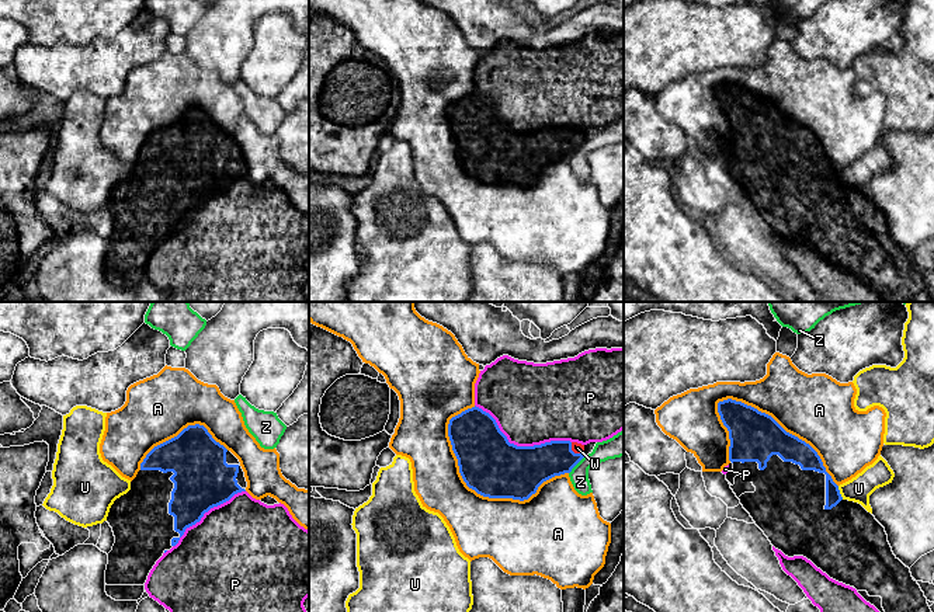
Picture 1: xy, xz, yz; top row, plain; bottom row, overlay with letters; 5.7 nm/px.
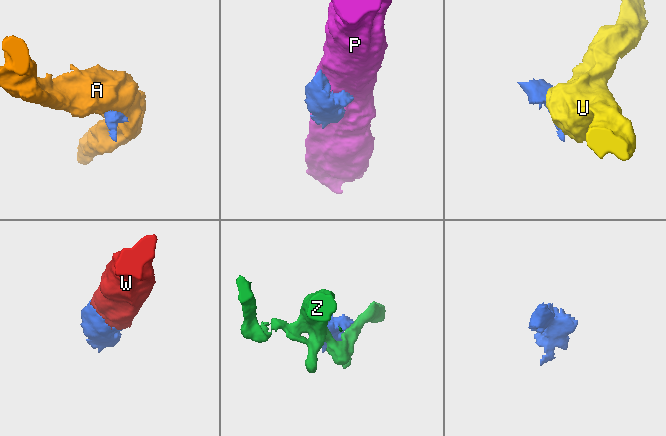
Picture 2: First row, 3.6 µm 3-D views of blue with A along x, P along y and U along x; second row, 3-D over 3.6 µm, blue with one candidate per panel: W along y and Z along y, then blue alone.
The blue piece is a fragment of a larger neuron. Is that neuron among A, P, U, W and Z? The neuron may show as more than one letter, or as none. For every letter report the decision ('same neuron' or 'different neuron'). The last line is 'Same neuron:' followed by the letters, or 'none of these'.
A: different neuron
P: different neuron
U: different neuron
W: same neuron
Z: different neuron
Same neuron: W

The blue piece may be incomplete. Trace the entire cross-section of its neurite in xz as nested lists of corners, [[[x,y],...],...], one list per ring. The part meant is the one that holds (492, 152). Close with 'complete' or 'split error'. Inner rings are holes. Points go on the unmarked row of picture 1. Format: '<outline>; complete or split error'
[[[476,91],[449,105],[448,122],[463,167],[489,184],[528,185],[544,167],[570,159],[584,143],[584,131],[570,126],[551,126],[534,132],[510,129],[496,105]]]; split error

